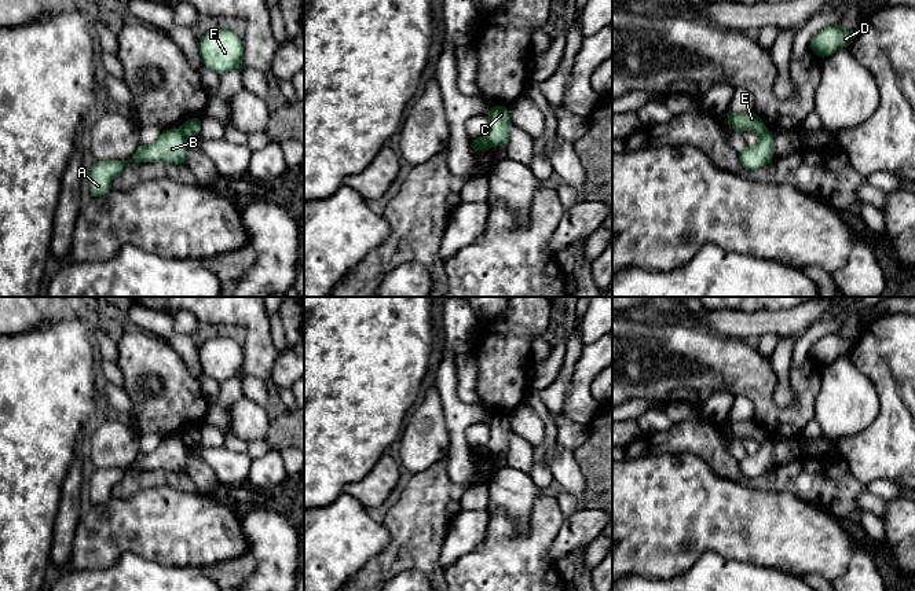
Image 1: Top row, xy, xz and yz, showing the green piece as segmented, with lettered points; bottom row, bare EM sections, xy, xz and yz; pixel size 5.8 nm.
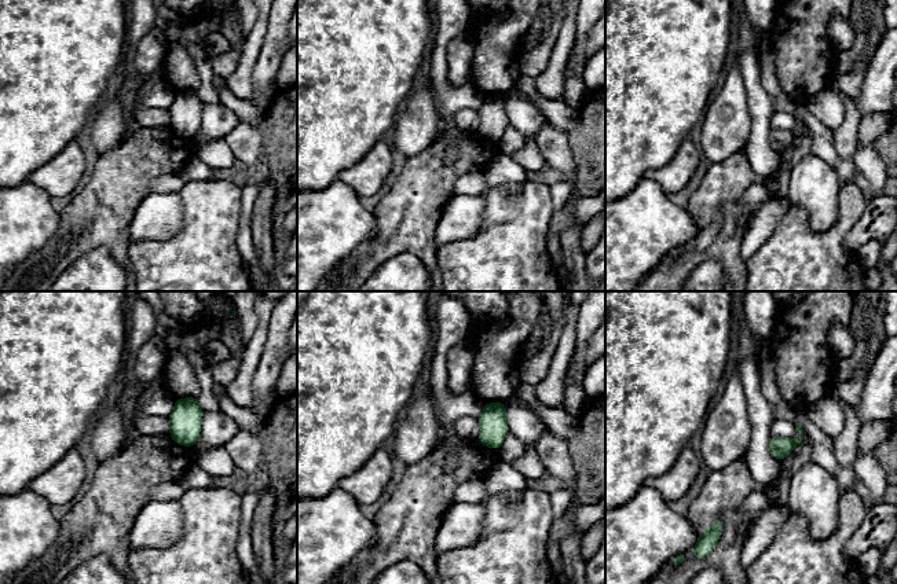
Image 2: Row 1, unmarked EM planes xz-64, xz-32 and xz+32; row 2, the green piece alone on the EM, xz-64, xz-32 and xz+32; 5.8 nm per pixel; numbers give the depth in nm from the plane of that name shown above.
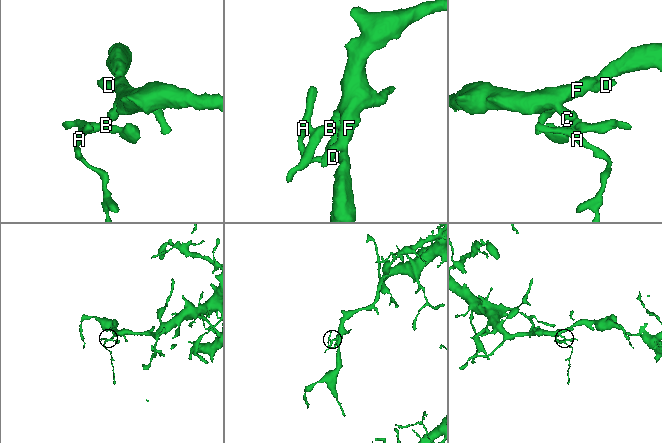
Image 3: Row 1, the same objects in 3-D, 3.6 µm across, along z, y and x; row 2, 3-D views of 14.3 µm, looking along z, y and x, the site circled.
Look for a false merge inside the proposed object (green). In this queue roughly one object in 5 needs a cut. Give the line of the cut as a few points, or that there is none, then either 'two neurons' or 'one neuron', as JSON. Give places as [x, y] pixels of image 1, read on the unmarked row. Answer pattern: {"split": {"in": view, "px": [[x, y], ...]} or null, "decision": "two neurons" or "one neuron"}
{"split": {"in": "xz", "px": [[485, 445], [491, 454]]}, "decision": "two neurons"}

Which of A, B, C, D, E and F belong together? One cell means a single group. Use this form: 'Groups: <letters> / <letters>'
Groups: A B / C D E F

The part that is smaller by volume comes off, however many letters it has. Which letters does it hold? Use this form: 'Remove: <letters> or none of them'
Remove: A, B

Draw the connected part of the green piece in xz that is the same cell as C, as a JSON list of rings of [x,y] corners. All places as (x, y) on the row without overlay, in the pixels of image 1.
[[[490,414],[487,426],[490,429],[490,440],[486,447],[490,454],[506,454],[512,434],[508,414]]]

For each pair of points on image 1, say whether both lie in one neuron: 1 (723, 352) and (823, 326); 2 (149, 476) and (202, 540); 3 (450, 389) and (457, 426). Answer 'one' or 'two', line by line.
1: two
2: two
3: one

